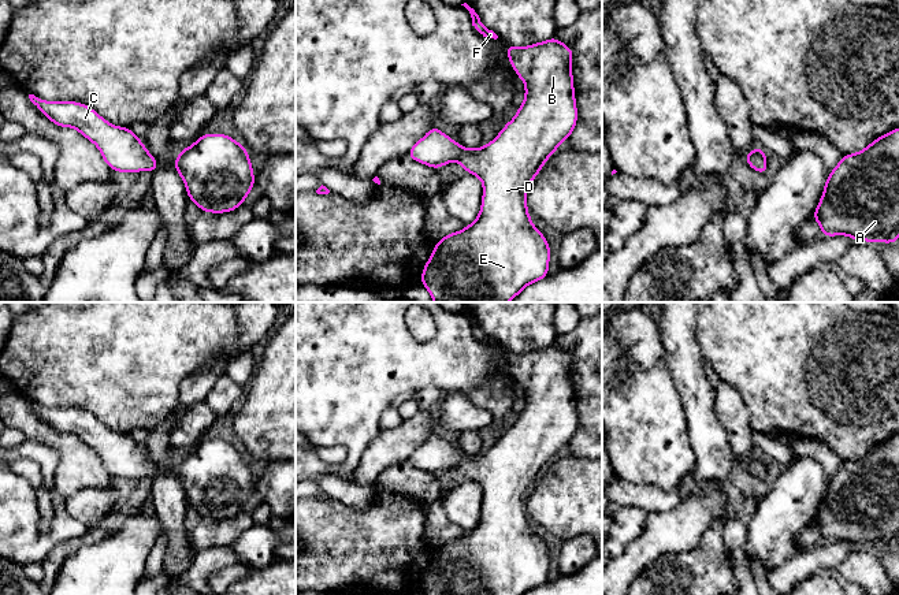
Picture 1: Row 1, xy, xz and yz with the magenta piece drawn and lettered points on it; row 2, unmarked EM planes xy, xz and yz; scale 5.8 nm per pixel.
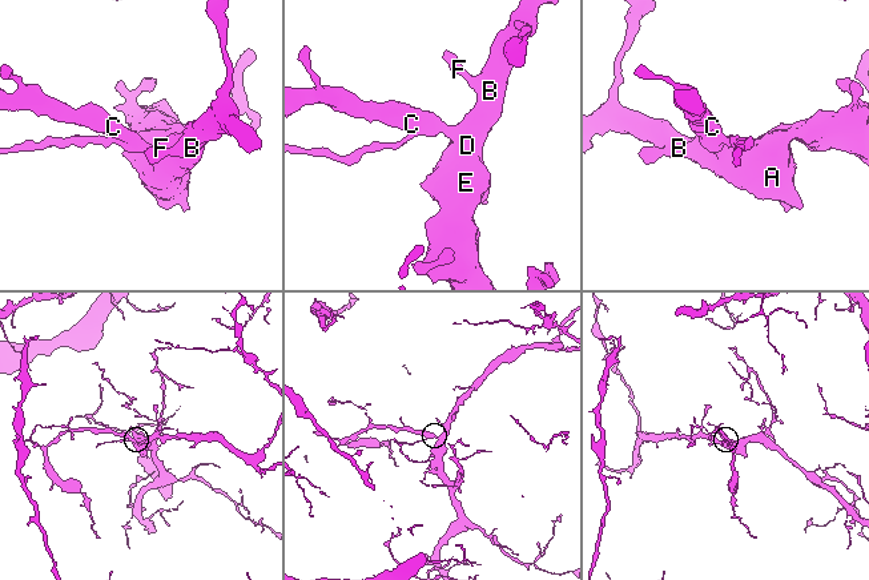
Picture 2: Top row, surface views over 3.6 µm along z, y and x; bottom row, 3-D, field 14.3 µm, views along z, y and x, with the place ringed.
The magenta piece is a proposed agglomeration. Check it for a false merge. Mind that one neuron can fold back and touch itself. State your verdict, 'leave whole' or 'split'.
leave whole

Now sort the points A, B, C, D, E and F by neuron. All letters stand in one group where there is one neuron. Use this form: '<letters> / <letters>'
A B C D E F

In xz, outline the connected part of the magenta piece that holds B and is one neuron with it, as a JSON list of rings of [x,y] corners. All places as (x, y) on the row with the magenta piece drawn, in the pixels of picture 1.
[[[554,36],[530,47],[506,44],[505,51],[512,68],[525,83],[525,98],[498,135],[484,146],[468,149],[434,126],[406,153],[412,160],[435,170],[457,161],[467,174],[476,175],[483,183],[476,220],[439,239],[421,271],[420,283],[434,302],[509,302],[524,287],[549,275],[550,245],[534,226],[525,197],[534,178],[577,123],[571,71],[573,51]]]

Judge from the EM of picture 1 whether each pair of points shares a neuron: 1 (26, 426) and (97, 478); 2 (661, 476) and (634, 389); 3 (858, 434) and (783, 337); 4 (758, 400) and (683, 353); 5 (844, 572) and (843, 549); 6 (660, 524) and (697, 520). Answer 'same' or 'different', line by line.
1: same
2: same
3: same
4: different
5: different
6: same

